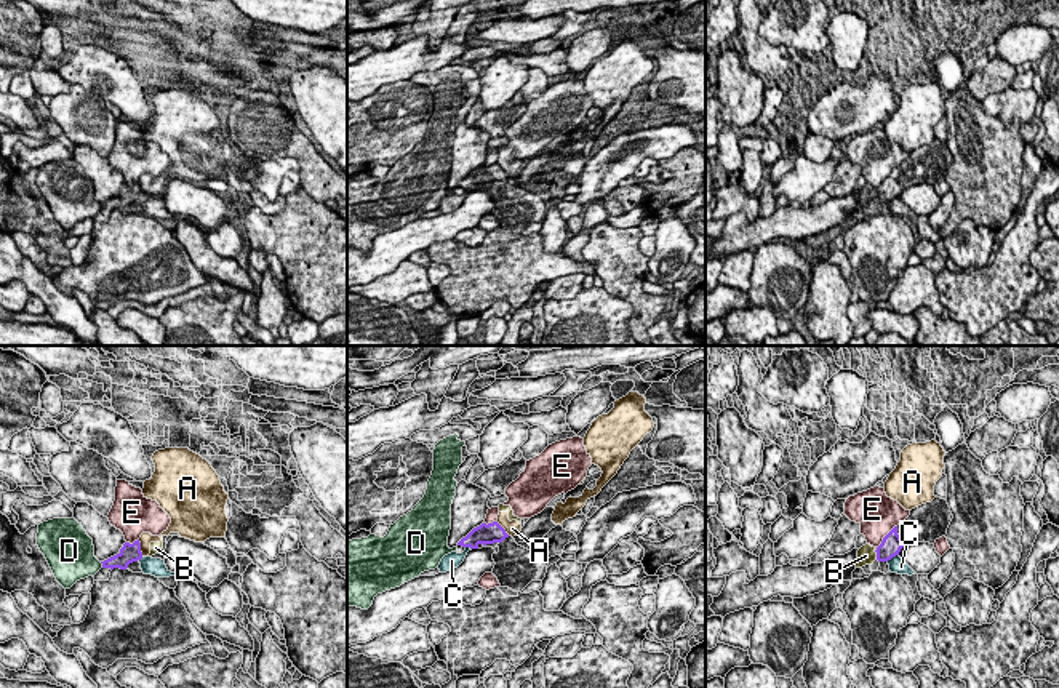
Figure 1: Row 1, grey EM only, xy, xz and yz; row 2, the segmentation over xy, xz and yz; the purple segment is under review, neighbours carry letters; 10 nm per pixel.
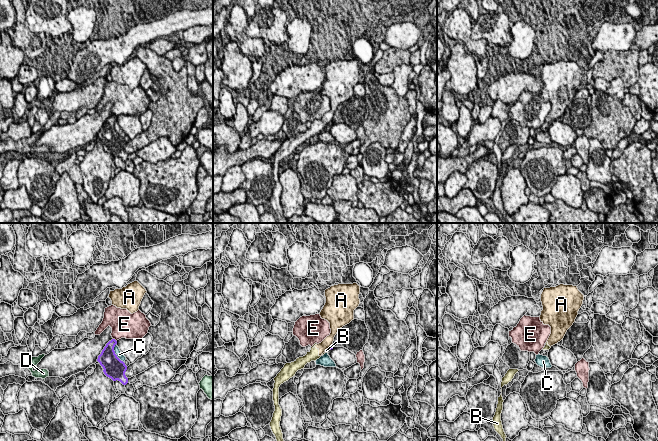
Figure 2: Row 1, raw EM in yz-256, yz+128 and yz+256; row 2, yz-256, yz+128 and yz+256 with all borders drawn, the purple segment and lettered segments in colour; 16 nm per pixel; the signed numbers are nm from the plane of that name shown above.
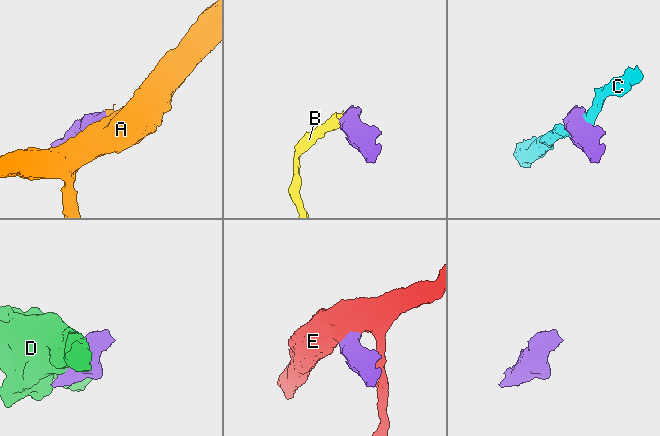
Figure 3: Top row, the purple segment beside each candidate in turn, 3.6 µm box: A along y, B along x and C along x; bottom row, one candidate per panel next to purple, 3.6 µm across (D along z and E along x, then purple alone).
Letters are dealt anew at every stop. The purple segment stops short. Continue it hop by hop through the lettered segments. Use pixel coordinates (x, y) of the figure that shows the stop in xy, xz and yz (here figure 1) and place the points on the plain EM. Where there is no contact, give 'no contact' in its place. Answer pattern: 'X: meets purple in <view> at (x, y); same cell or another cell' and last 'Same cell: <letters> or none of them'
A: meets purple in xy at (139, 189); another cell
B: meets purple in yz at (877, 197); another cell
C: meets purple in yz at (891, 199); another cell
D: meets purple in xy at (103, 207); another cell
E: meets purple in yz at (885, 178); another cell
Same cell: none of them

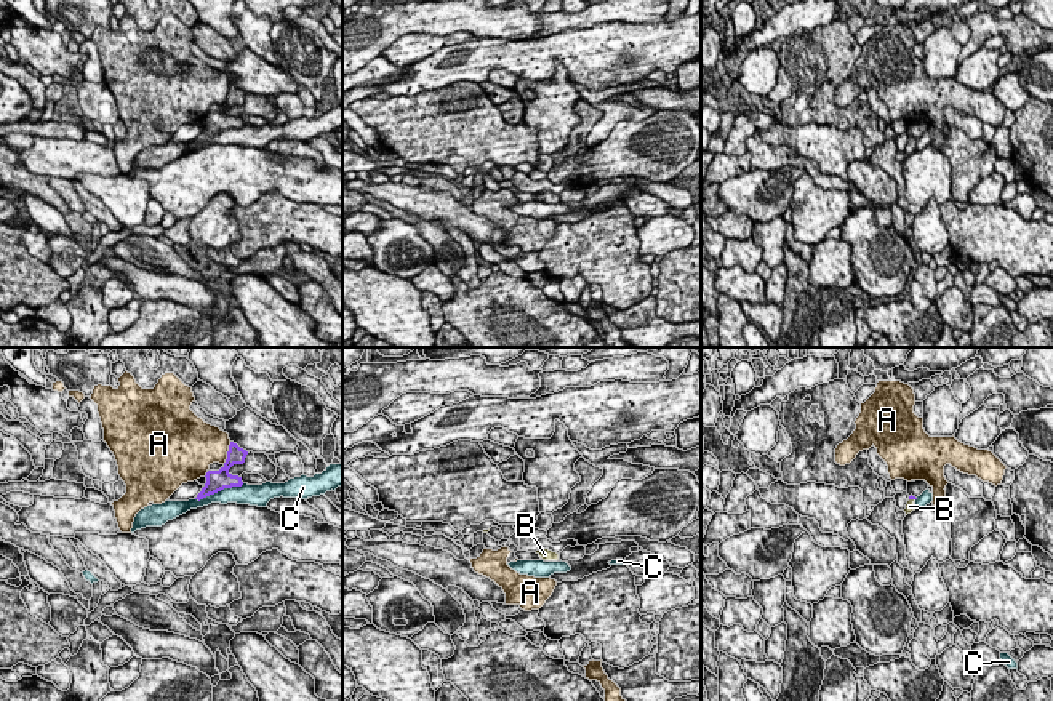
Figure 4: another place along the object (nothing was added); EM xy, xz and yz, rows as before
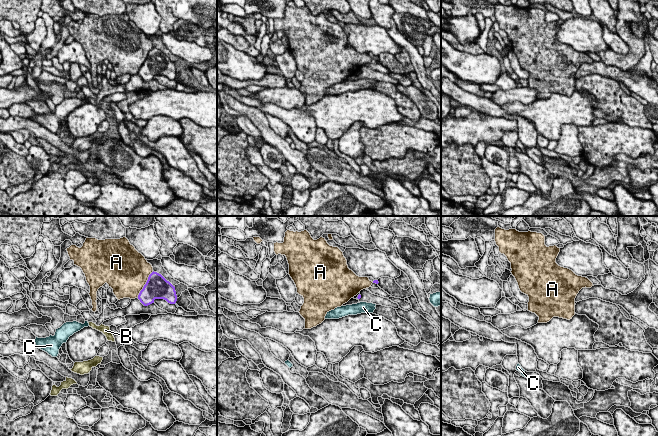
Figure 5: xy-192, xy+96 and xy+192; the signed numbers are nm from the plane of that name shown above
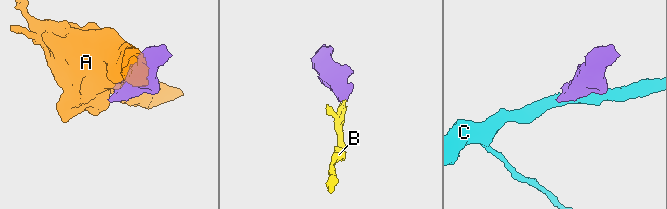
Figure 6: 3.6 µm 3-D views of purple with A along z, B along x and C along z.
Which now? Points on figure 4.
A: meets purple in xy at (228, 95); another cell
B: meets purple in yz at (912, 140); same cell
C: meets purple in xy at (218, 132); another cell
Same cell: B

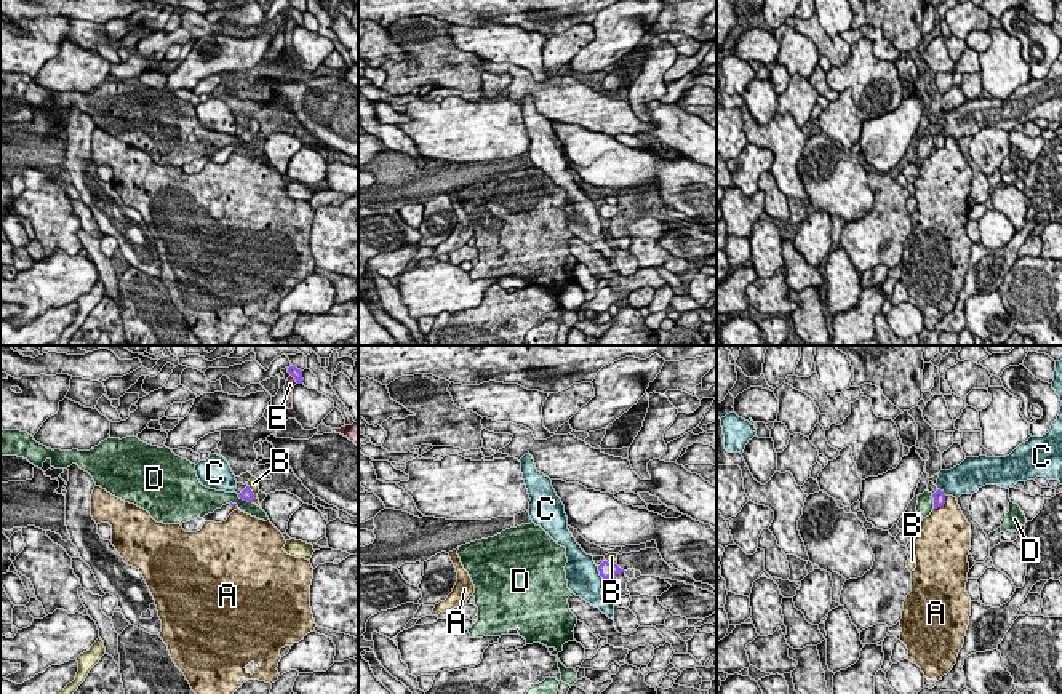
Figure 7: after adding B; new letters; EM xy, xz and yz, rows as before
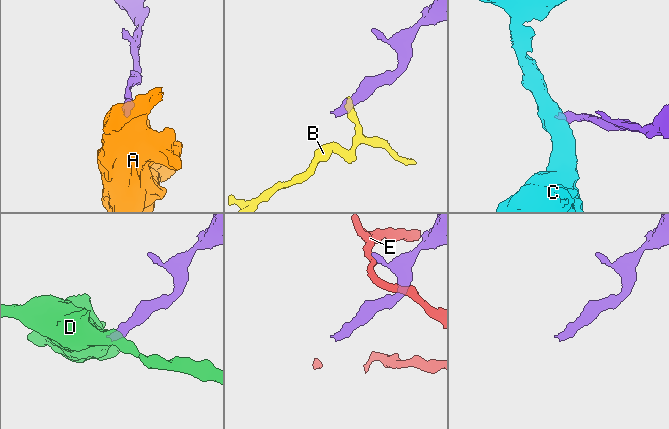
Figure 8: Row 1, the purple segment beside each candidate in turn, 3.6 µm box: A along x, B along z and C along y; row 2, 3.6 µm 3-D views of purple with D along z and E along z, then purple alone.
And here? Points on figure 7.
A: meets purple in yz at (942, 146); another cell
B: meets purple in xy at (251, 135); another cell
C: meets purple in xz at (600, 215); another cell
D: meets purple in xy at (245, 141); another cell
E: meets purple in xy at (295, 19); another cell
Same cell: none of them

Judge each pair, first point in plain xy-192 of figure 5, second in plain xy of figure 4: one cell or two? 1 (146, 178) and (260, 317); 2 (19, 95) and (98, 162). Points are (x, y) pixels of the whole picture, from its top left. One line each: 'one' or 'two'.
1: one
2: one

